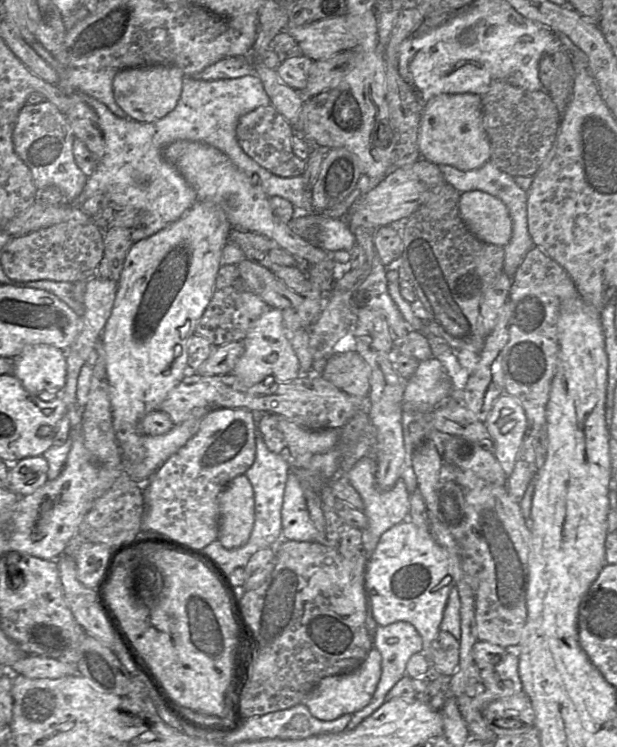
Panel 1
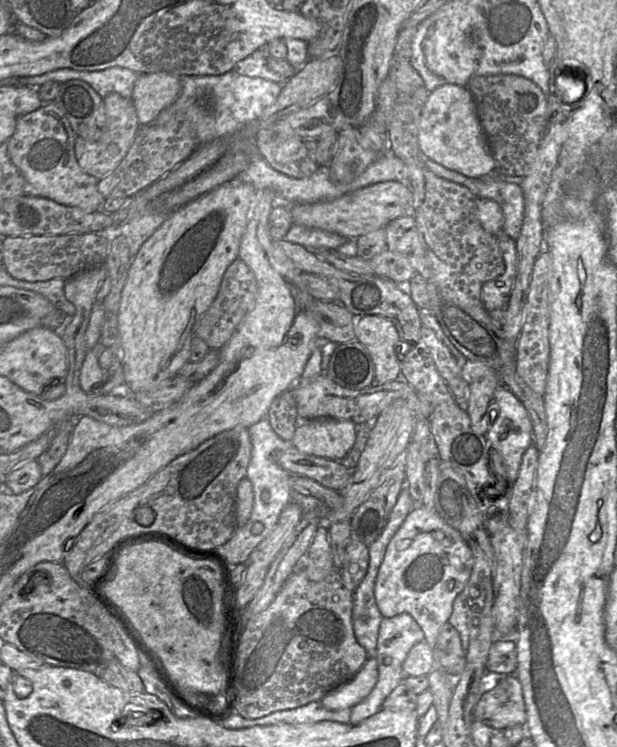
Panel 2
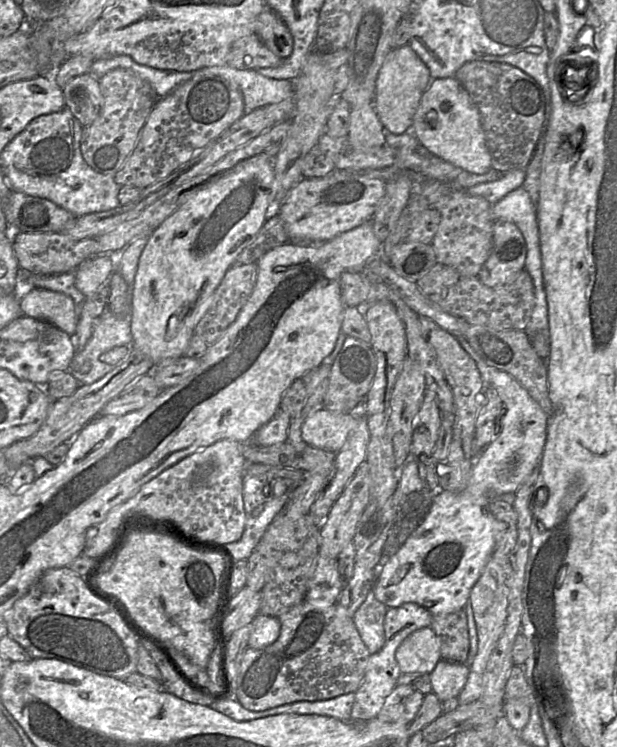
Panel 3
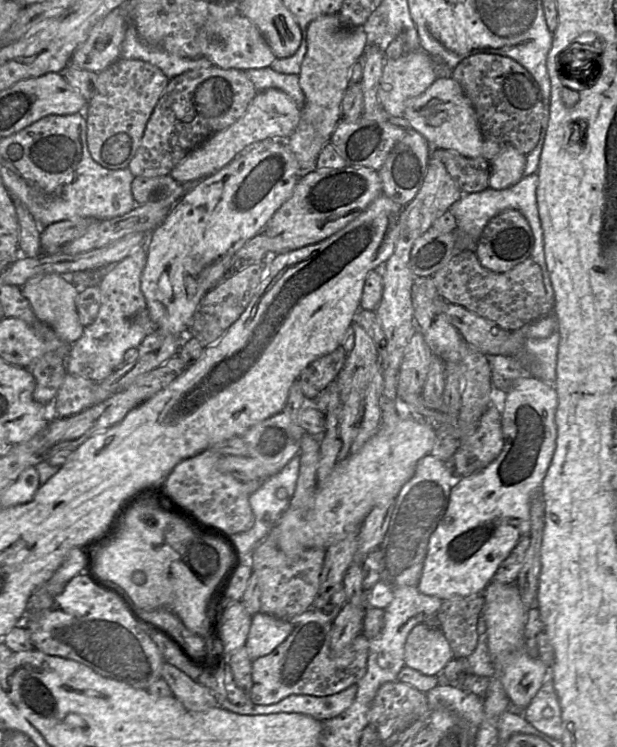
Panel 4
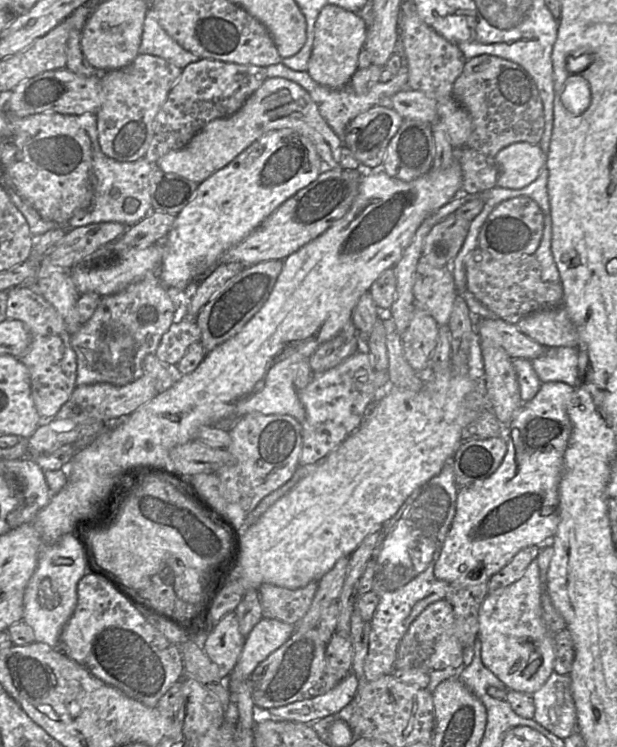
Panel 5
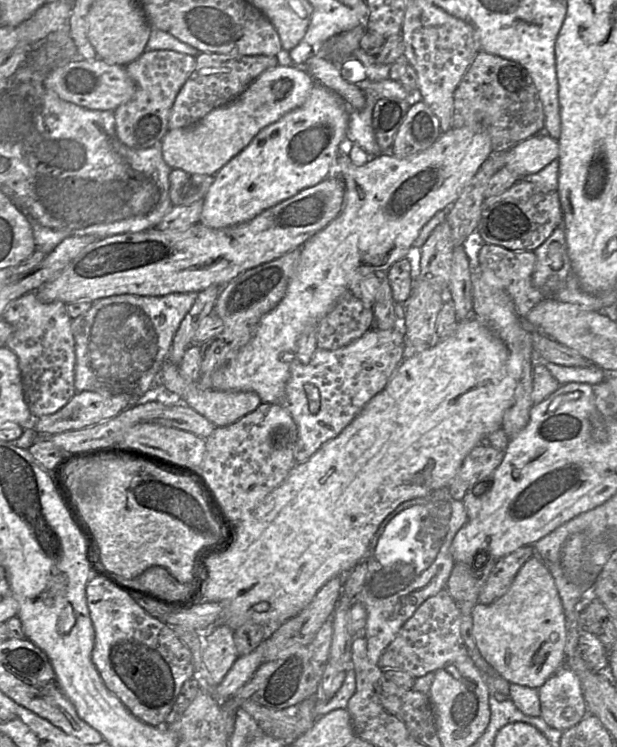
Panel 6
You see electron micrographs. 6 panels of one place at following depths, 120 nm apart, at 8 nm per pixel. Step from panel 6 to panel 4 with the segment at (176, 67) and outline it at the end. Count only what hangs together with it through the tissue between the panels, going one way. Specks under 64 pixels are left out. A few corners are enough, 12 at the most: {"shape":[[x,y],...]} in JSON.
{"shape":[[118,59],[85,109],[95,162],[128,166],[169,81]]}

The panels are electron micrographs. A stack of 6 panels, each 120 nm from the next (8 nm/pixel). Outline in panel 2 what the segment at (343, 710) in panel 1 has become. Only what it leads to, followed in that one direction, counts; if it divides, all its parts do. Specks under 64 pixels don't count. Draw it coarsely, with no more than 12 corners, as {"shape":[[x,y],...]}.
{"shape":[[369,657],[354,677],[320,702],[332,711],[353,708],[377,680],[376,658]]}

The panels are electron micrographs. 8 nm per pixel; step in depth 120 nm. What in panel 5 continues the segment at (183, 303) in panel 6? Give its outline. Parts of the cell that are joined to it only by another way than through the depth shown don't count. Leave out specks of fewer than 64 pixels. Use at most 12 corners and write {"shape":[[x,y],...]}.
{"shape":[[159,270],[71,335],[76,386],[145,374],[174,323]]}

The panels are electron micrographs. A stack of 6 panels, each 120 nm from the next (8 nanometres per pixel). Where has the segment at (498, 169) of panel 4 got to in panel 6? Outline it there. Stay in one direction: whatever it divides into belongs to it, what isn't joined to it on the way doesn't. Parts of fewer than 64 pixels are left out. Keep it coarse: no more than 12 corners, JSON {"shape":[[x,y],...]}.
{"shape":[[541,132],[508,150],[505,167],[520,178],[559,155]]}

